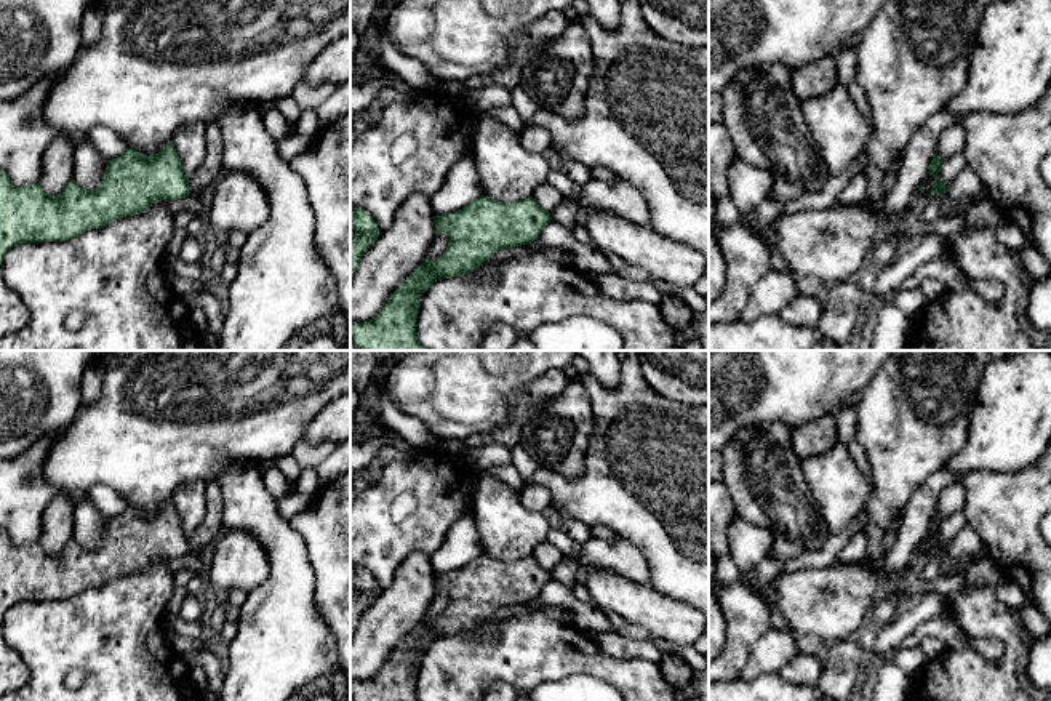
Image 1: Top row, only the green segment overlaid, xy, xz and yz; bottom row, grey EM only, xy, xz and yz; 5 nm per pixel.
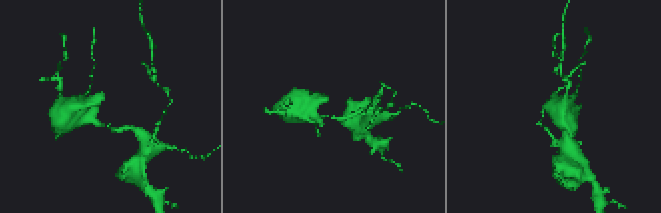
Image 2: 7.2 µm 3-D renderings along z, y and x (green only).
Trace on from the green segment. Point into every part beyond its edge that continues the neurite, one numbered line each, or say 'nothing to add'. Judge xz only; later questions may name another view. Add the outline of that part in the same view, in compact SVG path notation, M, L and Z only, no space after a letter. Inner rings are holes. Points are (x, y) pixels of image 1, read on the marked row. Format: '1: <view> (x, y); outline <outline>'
nothing to add

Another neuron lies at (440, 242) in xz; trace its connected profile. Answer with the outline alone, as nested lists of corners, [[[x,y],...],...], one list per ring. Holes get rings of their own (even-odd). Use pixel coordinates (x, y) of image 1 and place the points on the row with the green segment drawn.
[[[446,234],[437,235],[437,237],[434,238],[434,242],[432,242],[429,251],[427,251],[427,259],[429,259],[429,261],[437,261],[437,259],[445,253],[445,250],[446,250],[446,246],[448,246],[448,242],[450,242],[450,238],[448,238]]]

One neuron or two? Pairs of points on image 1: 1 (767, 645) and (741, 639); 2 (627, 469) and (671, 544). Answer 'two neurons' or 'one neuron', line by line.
1: two neurons
2: one neuron

